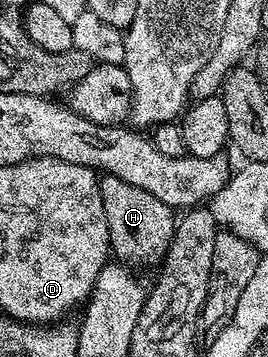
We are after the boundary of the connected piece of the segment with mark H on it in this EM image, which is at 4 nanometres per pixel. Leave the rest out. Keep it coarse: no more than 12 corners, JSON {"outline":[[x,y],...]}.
{"outline":[[114,179],[103,193],[105,231],[116,258],[162,260],[174,208]]}

